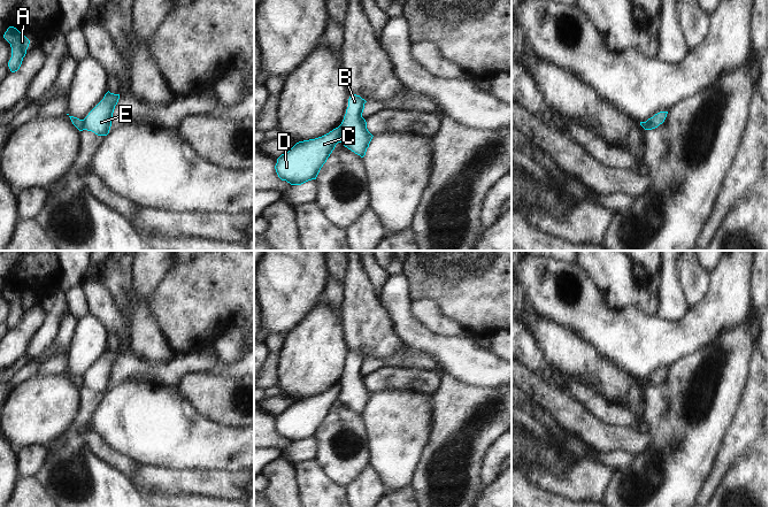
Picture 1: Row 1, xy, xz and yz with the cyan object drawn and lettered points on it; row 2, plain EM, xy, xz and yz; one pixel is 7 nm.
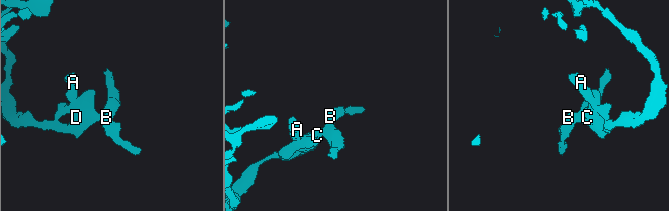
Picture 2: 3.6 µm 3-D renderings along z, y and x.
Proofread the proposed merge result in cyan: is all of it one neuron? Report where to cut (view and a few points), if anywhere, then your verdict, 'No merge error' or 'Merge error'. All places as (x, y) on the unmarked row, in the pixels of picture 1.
Split along xz (339, 383), (341, 388), (340, 399). Merge error.

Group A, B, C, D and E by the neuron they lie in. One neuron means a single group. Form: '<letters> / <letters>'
A C D / B E

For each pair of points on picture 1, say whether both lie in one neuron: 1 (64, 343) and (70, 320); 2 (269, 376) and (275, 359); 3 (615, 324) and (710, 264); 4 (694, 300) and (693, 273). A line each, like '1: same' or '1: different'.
1: same
2: same
3: different
4: same

